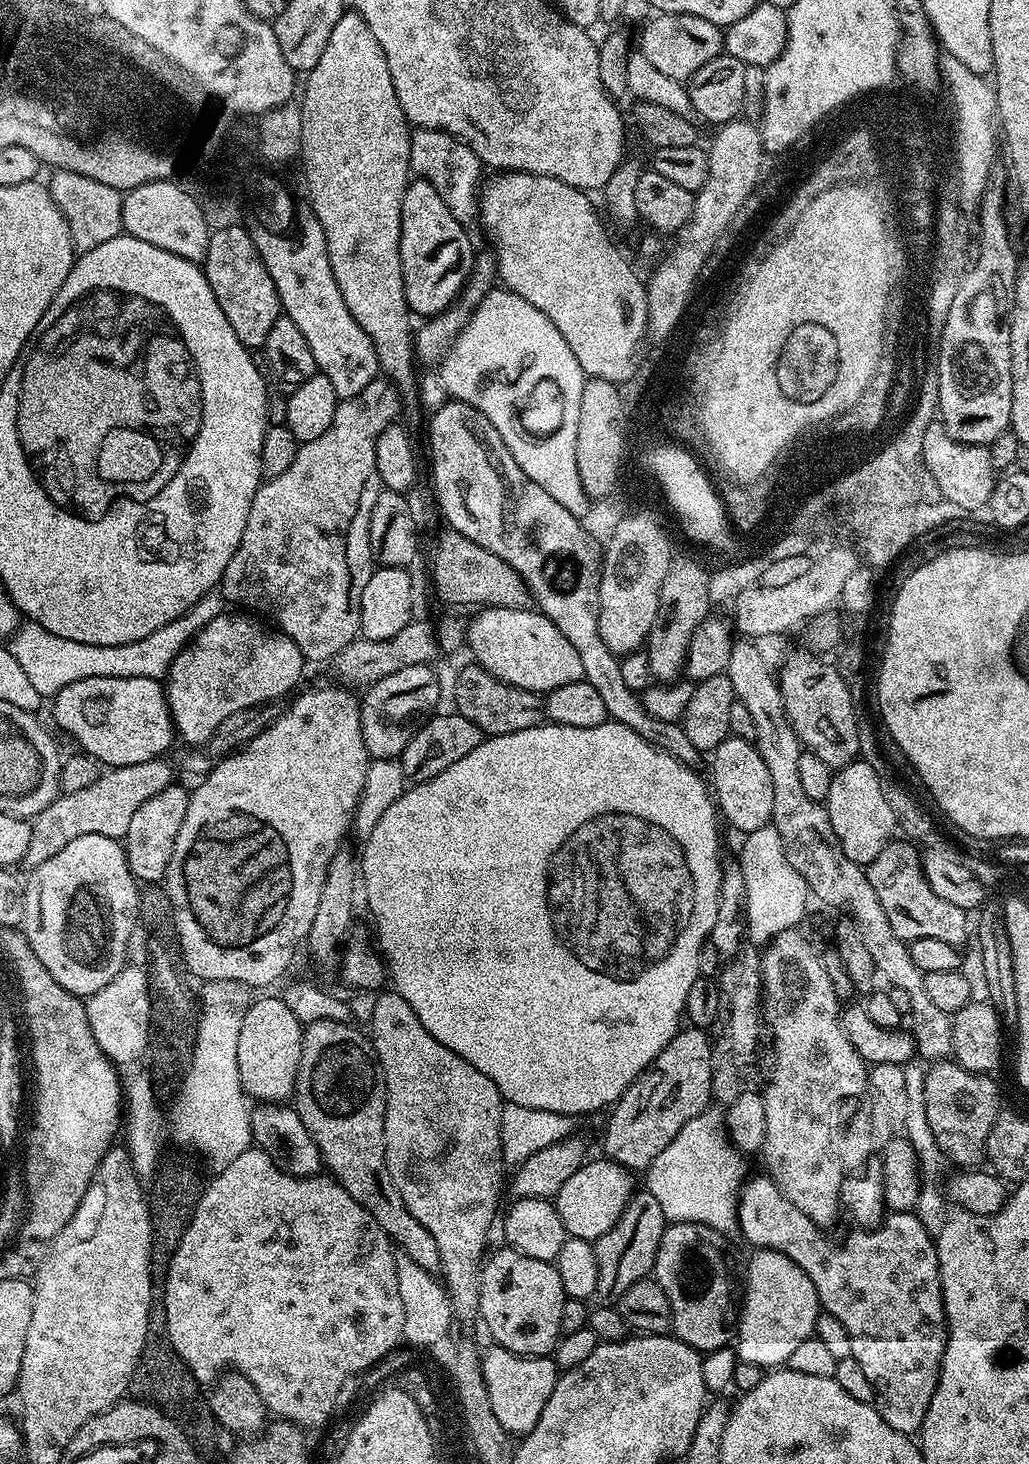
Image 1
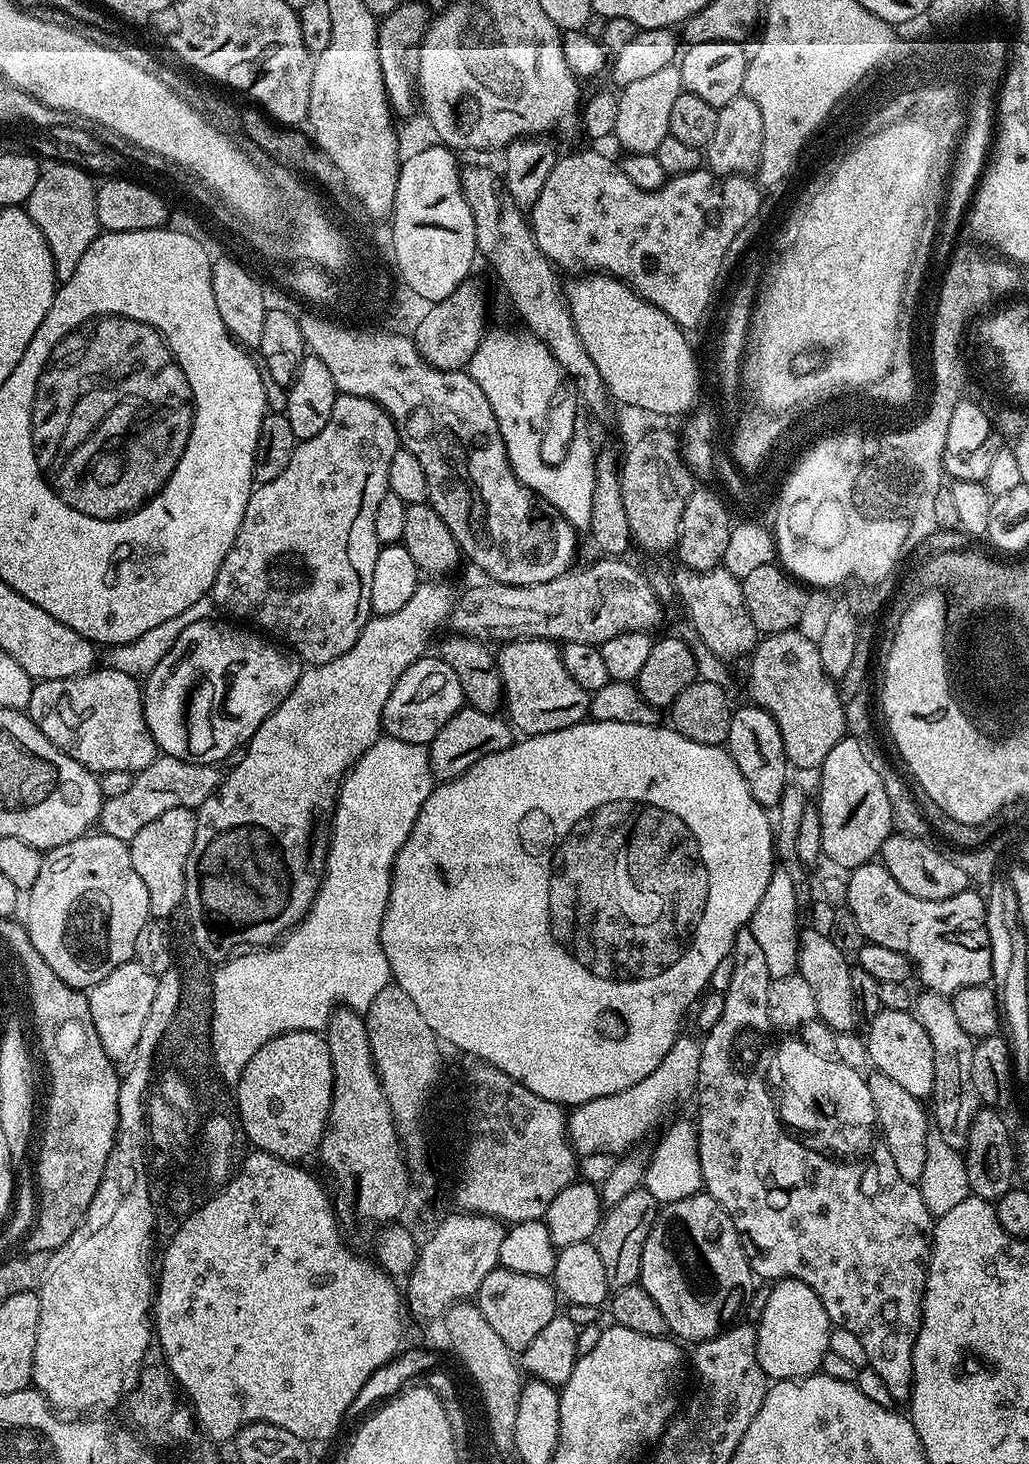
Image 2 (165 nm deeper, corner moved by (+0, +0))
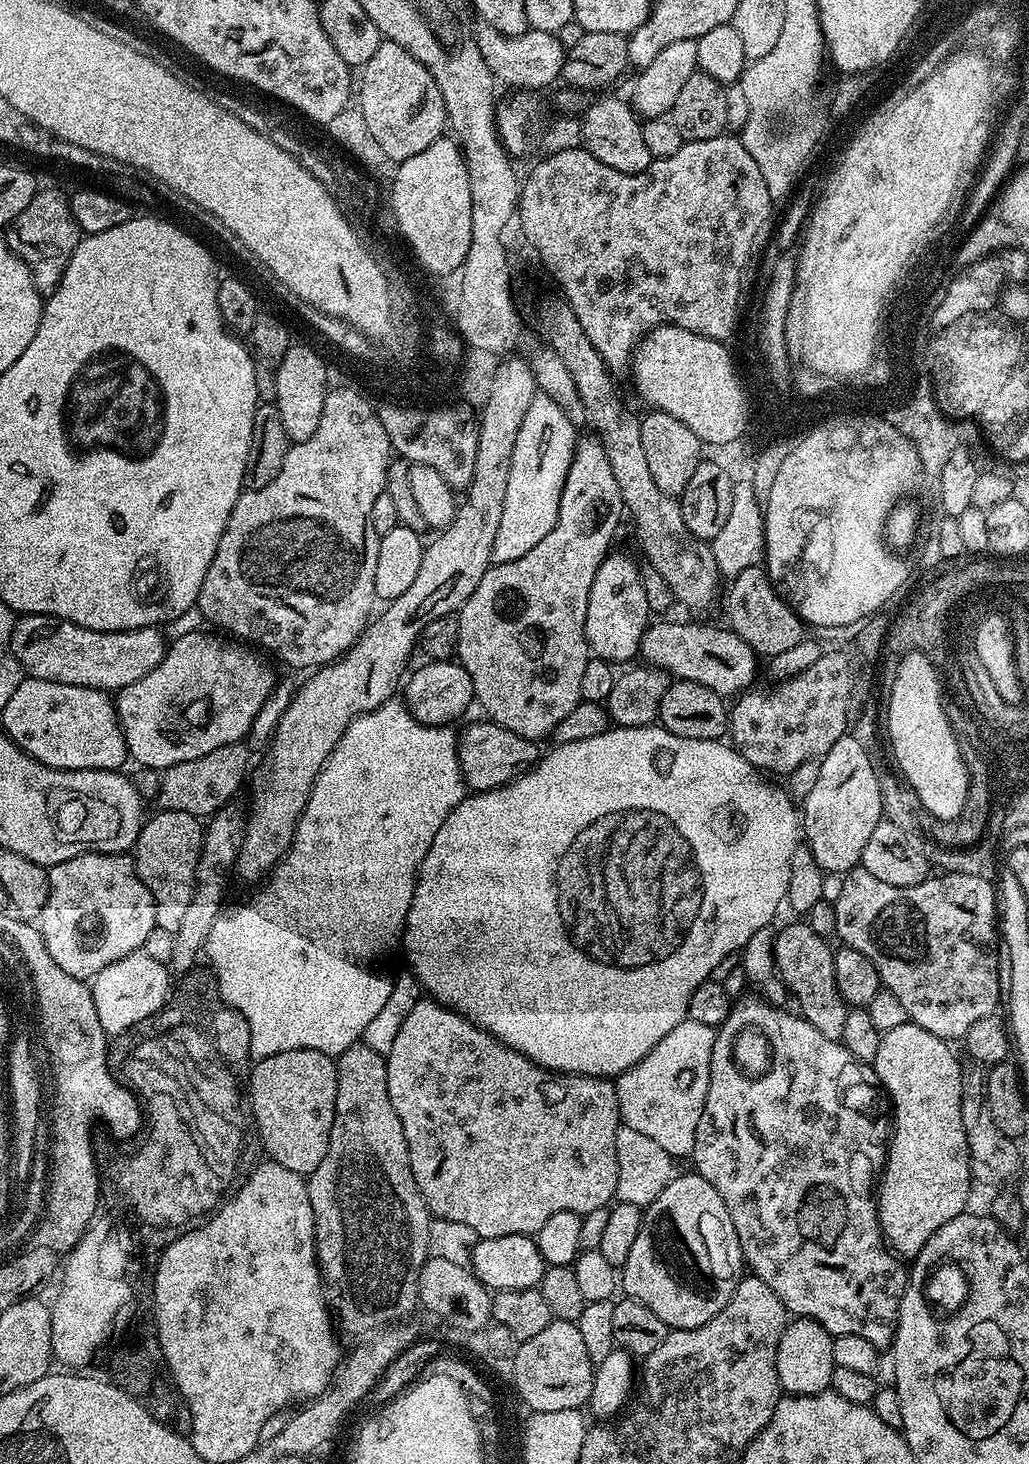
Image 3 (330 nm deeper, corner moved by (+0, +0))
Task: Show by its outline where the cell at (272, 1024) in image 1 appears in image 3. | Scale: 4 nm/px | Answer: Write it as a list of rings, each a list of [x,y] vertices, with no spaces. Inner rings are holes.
[[[282,1050],[282,1054],[270,1054],[266,1058],[253,1063],[256,1070],[256,1080],[252,1080],[252,1100],[256,1100],[256,1121],[260,1124],[260,1132],[264,1132],[264,1145],[272,1148],[267,1159],[278,1166],[286,1166],[286,1170],[294,1170],[302,1177],[311,1176],[318,1166],[322,1166],[322,1158],[326,1158],[326,1150],[330,1146],[330,1130],[334,1126],[334,1110],[336,1109],[336,1060],[322,1054],[318,1050]]]

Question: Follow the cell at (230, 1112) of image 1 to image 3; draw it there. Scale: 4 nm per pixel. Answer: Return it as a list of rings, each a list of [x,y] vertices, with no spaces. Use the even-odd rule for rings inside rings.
[[[393,698],[382,706],[357,716],[342,734],[342,738],[334,746],[330,758],[322,766],[314,786],[310,790],[310,798],[300,815],[296,833],[288,852],[279,864],[272,869],[266,882],[249,900],[241,904],[225,907],[210,930],[210,938],[206,941],[203,951],[210,963],[211,971],[224,984],[224,995],[236,1007],[242,1010],[246,1022],[250,1026],[250,1050],[256,1060],[266,1058],[270,1054],[282,1054],[282,1050],[318,1050],[322,1054],[339,1058],[352,1044],[363,1037],[366,1026],[374,1022],[378,1010],[390,998],[393,977],[387,976],[380,969],[380,959],[397,951],[404,935],[404,923],[414,898],[416,874],[420,871],[420,863],[430,850],[430,842],[434,842],[434,834],[442,830],[442,822],[464,801],[466,785],[460,773],[460,755],[456,752],[457,733],[448,726],[439,724],[423,724],[408,713],[403,699]]]

